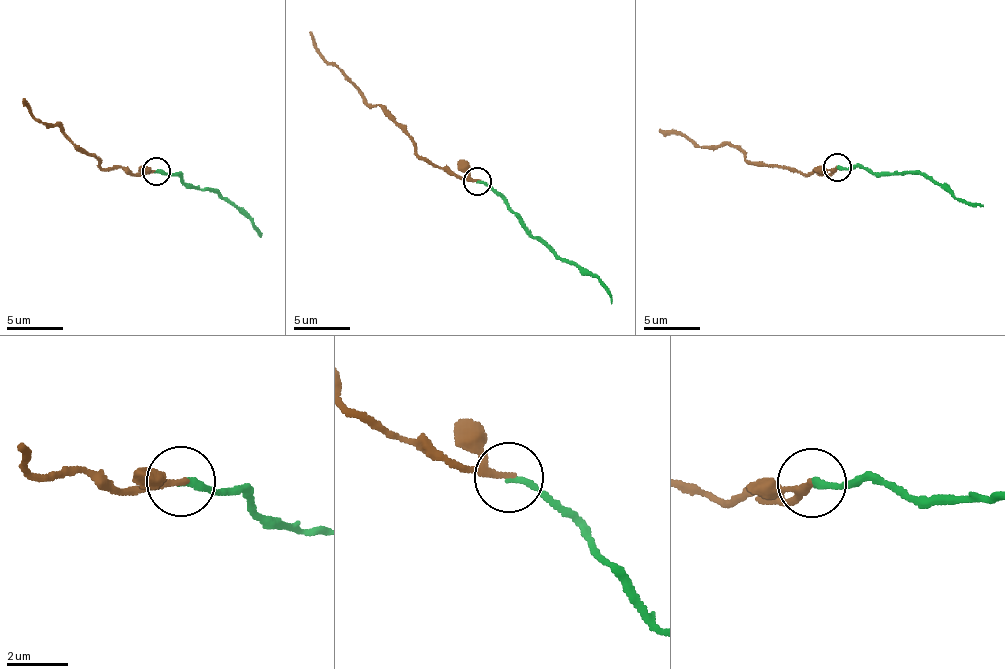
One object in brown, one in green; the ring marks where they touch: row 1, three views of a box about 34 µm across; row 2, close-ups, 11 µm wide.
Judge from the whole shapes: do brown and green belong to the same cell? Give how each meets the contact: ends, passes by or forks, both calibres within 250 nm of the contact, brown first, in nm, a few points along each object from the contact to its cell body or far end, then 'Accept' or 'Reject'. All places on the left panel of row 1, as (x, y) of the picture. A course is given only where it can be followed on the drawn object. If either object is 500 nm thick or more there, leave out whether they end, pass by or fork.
At the ring brown passes by. At the ring green ends. Thickness 160 nm (brown) against 200 nm. Course of brown: (157, 171), (132, 173), (123, 167), (102, 168), (98, 157), (80, 151), (58, 126), (41, 123), (22, 99). Course of green: (157, 171), (176, 174), (188, 185), (219, 192), (255, 226), (259, 237). Accept

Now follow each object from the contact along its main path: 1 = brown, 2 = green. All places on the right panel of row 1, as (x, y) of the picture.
1: (836, 168), (804, 174), (755, 165), (731, 145), (700, 147), (660, 130)
2: (836, 168), (857, 166), (884, 173), (921, 172), (958, 199), (982, 207)

